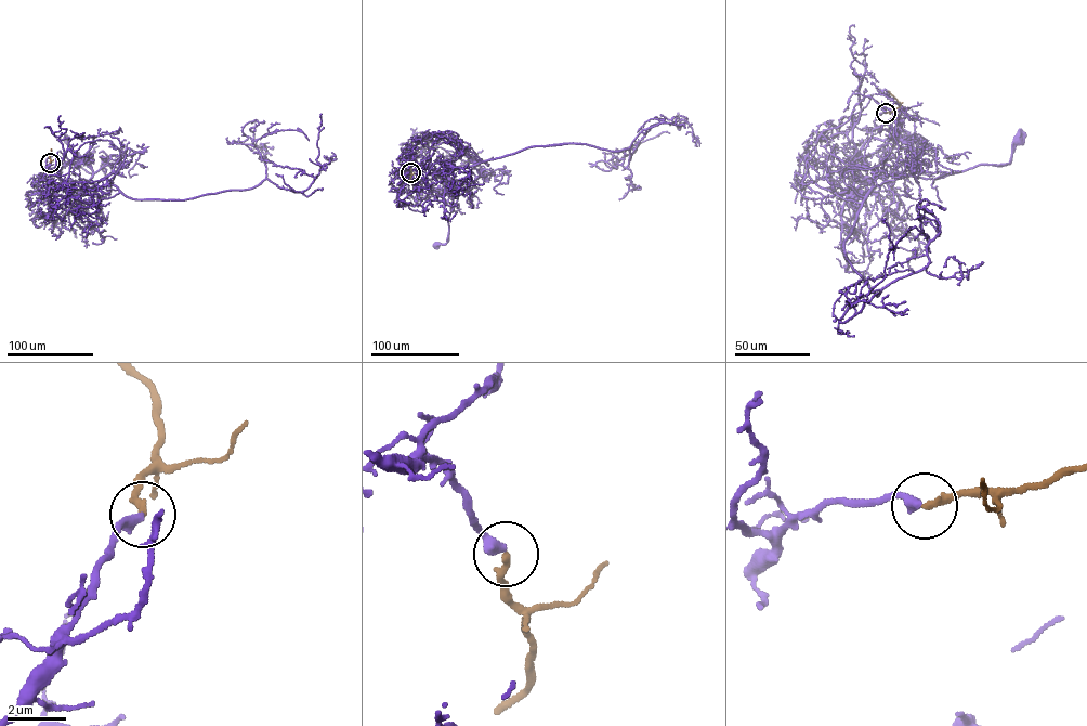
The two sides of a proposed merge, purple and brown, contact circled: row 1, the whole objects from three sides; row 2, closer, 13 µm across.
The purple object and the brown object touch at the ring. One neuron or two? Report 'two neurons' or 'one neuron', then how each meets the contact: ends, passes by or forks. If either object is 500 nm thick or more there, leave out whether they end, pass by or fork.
one neuron; purple ends there; brown ends there

